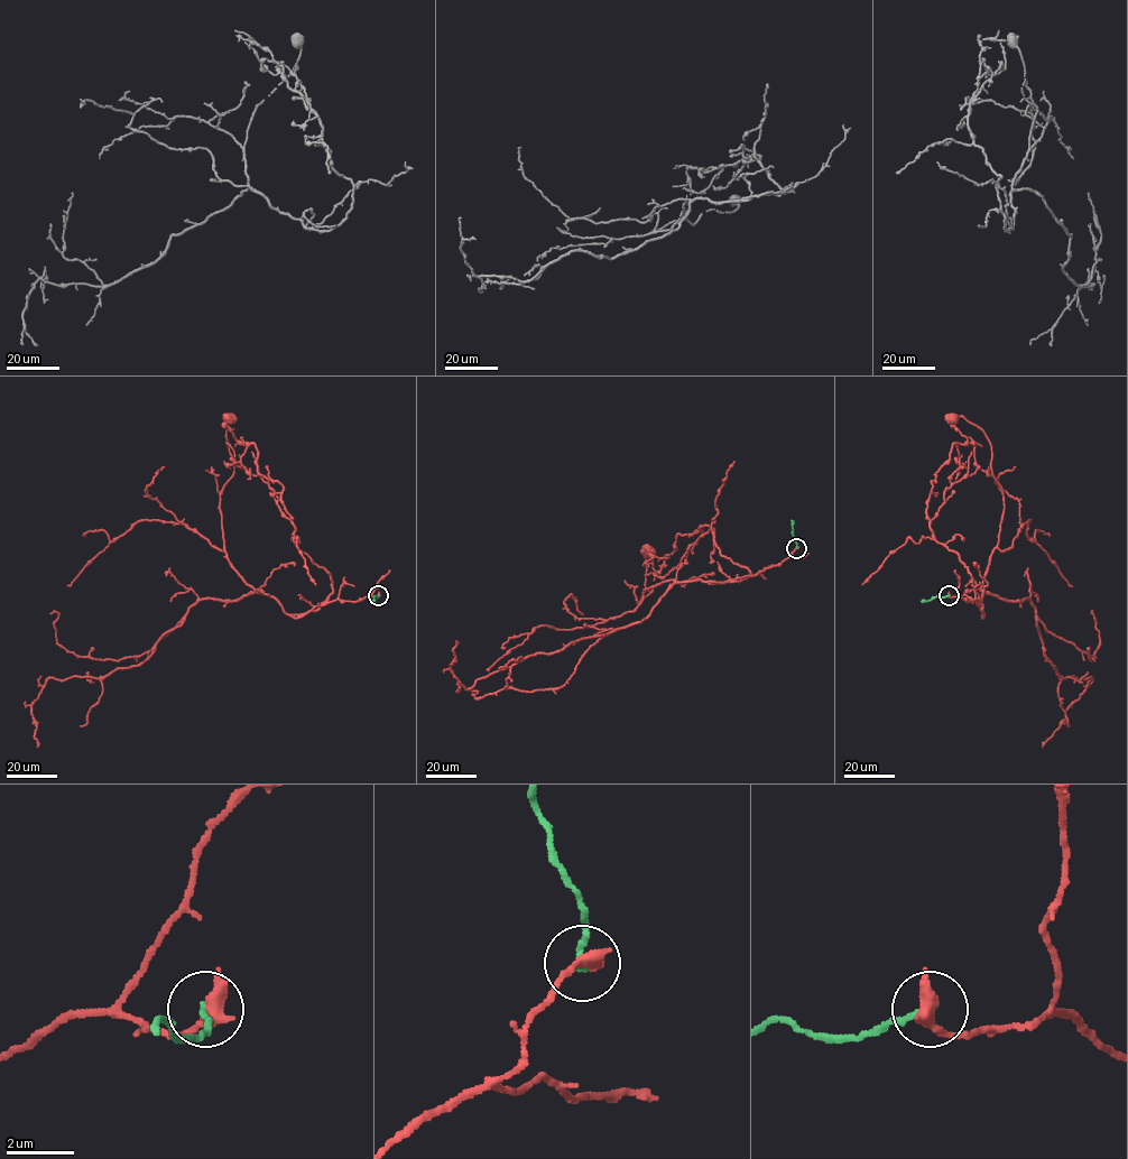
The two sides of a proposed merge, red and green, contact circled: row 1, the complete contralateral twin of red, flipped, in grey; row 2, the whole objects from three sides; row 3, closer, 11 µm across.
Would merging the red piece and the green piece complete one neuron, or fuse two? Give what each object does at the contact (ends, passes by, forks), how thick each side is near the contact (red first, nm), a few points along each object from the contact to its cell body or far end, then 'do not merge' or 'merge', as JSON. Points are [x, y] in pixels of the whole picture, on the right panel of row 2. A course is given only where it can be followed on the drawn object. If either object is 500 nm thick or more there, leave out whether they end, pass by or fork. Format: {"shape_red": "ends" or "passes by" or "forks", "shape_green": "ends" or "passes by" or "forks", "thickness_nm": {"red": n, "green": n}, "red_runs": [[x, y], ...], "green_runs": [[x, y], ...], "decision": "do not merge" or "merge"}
{"thickness_nm": {"red": 550, "green": 200}, "red_runs": [[949, 595], [976, 599], [982, 611], [976, 583], [934, 537], [926, 510], [952, 445], [972, 441], [953, 417]], "green_runs": [[949, 595], [921, 602]], "decision": "do not merge"}

